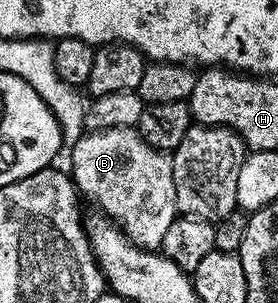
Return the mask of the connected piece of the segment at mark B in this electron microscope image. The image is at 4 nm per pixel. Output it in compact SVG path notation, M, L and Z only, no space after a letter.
M132 126L91 130L71 147L73 185L94 202L96 209L117 223L134 246L156 251L167 228L179 217L175 204L173 159L166 151L151 148Z

